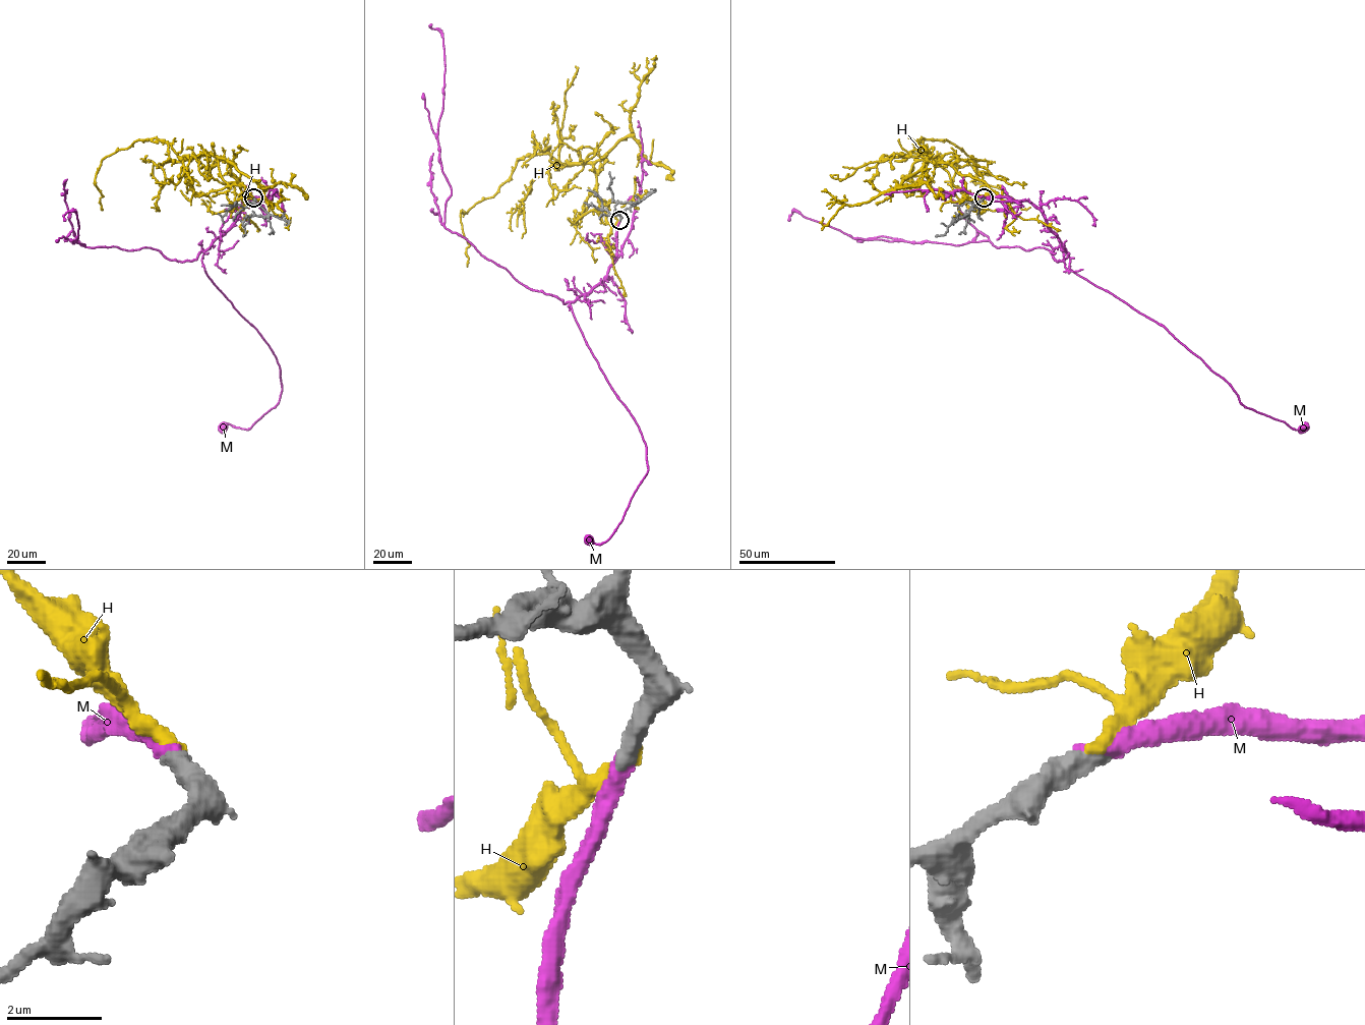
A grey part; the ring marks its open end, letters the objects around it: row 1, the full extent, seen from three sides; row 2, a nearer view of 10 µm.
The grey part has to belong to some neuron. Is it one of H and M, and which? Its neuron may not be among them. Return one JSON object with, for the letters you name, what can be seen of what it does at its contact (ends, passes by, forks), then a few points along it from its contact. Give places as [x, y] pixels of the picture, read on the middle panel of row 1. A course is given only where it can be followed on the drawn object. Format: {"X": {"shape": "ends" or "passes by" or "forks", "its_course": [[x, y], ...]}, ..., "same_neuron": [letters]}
{"M": {"shape": "ends", "its_course": [[619, 220], [615, 261], [602, 282], [568, 306], [639, 428], [648, 471], [614, 532], [600, 544], [588, 539]]}, "same_neuron": ["M"]}

